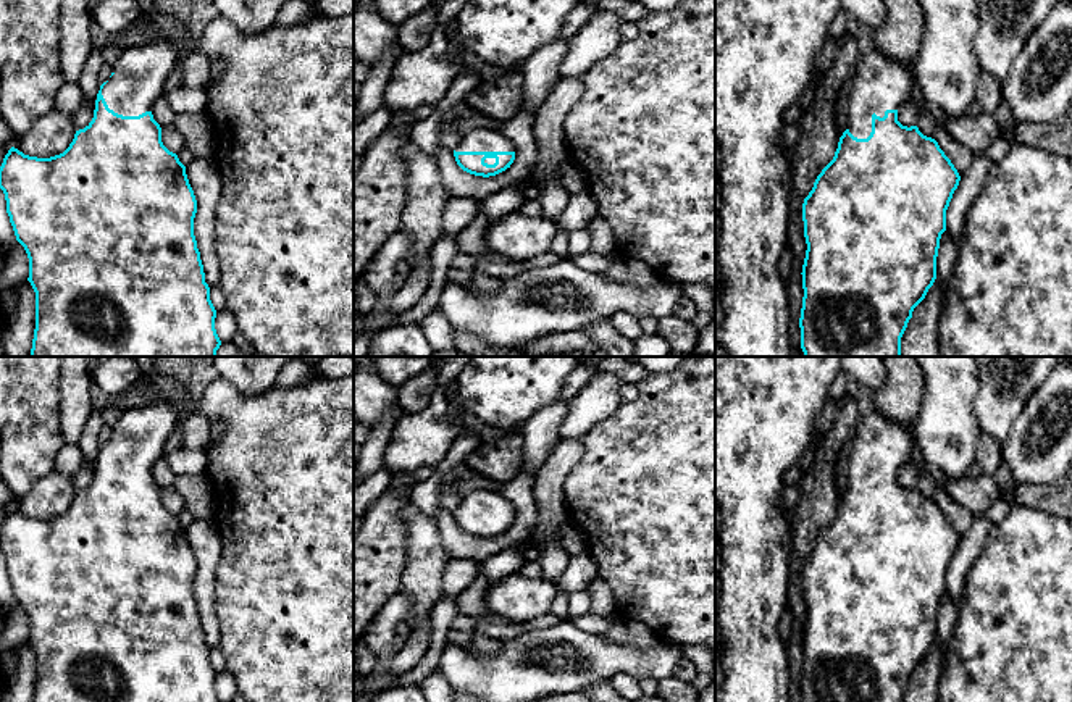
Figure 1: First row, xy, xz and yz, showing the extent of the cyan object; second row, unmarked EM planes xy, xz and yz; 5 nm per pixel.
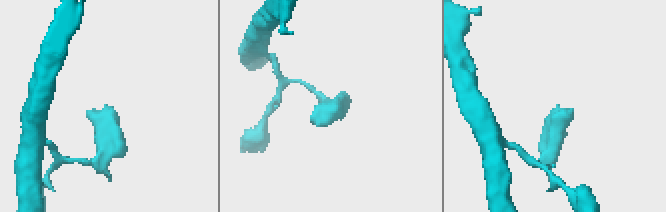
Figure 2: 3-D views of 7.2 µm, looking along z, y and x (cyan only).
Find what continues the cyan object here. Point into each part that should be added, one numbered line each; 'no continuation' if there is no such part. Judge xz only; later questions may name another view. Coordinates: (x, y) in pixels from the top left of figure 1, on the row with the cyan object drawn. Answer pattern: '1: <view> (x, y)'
1: xz (481, 139)

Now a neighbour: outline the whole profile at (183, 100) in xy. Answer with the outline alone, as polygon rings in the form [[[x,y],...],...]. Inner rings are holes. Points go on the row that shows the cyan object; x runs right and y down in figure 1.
[[[182,86],[174,90],[165,92],[163,97],[176,115],[205,113],[205,89],[189,89]]]

